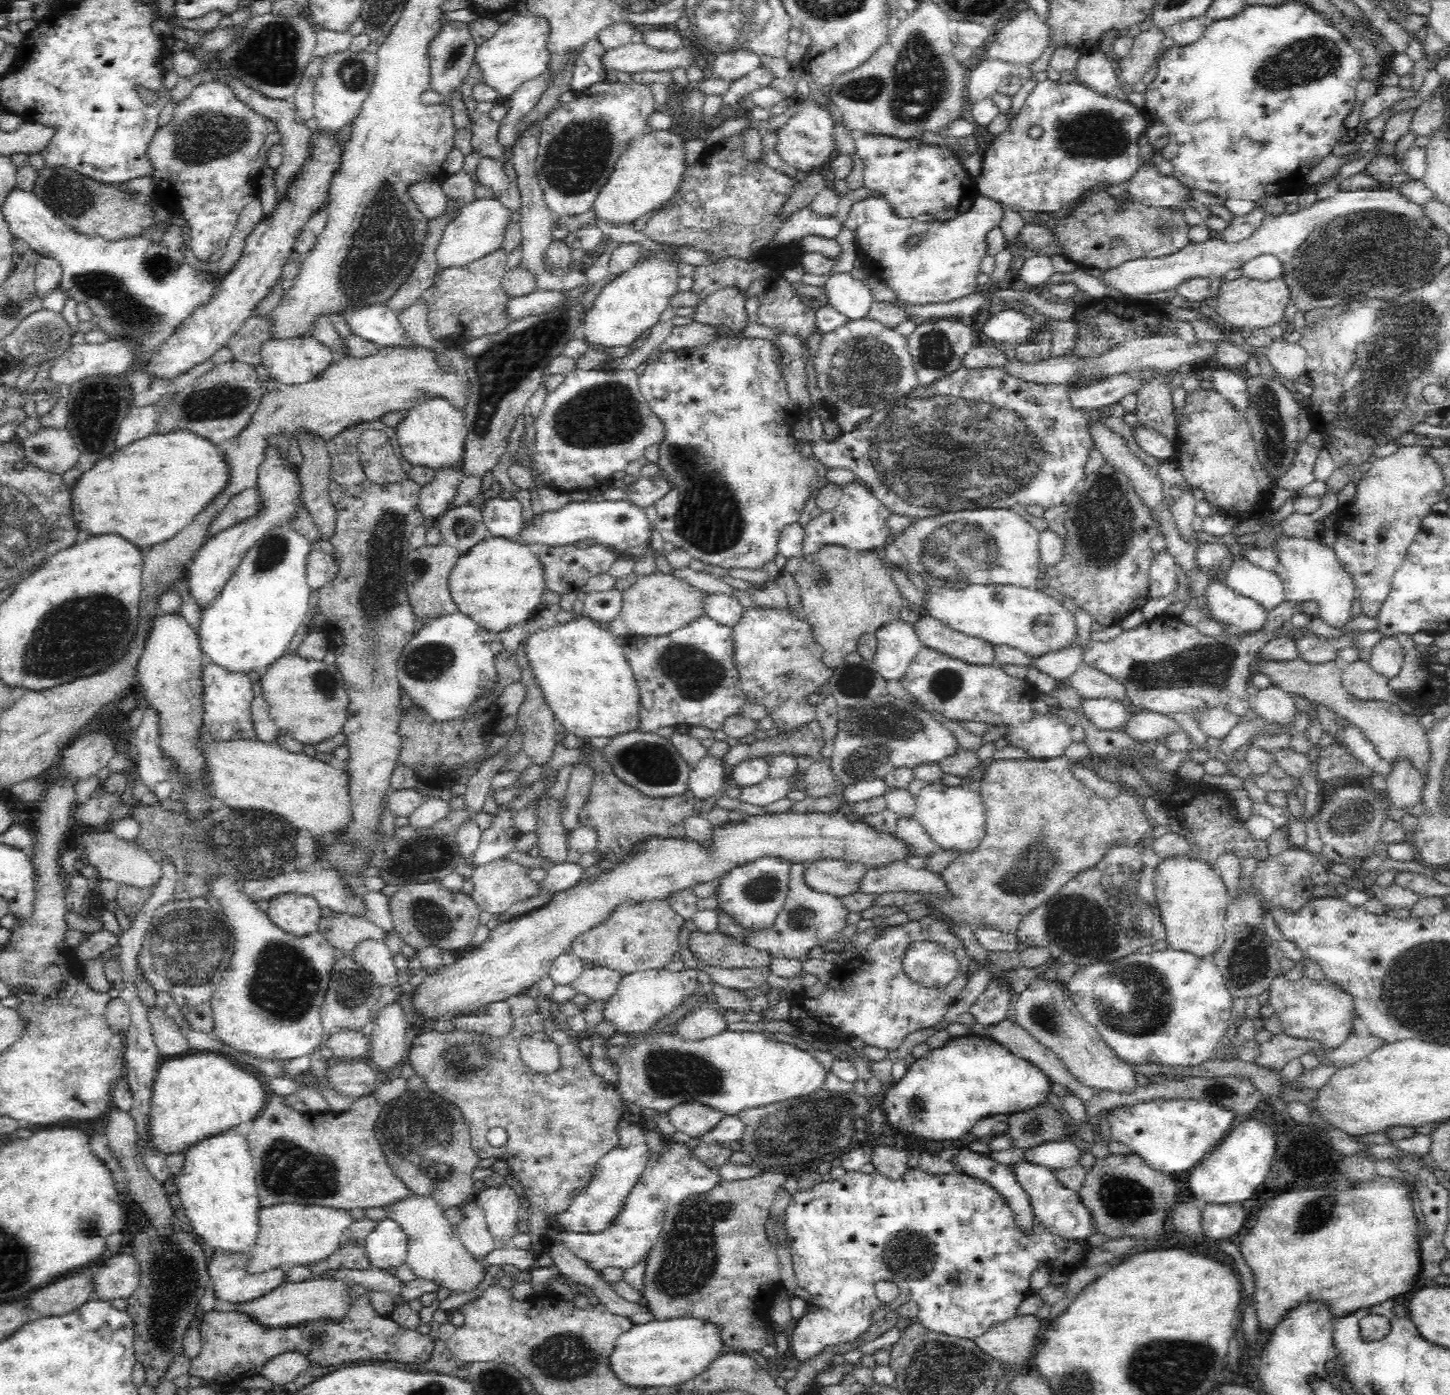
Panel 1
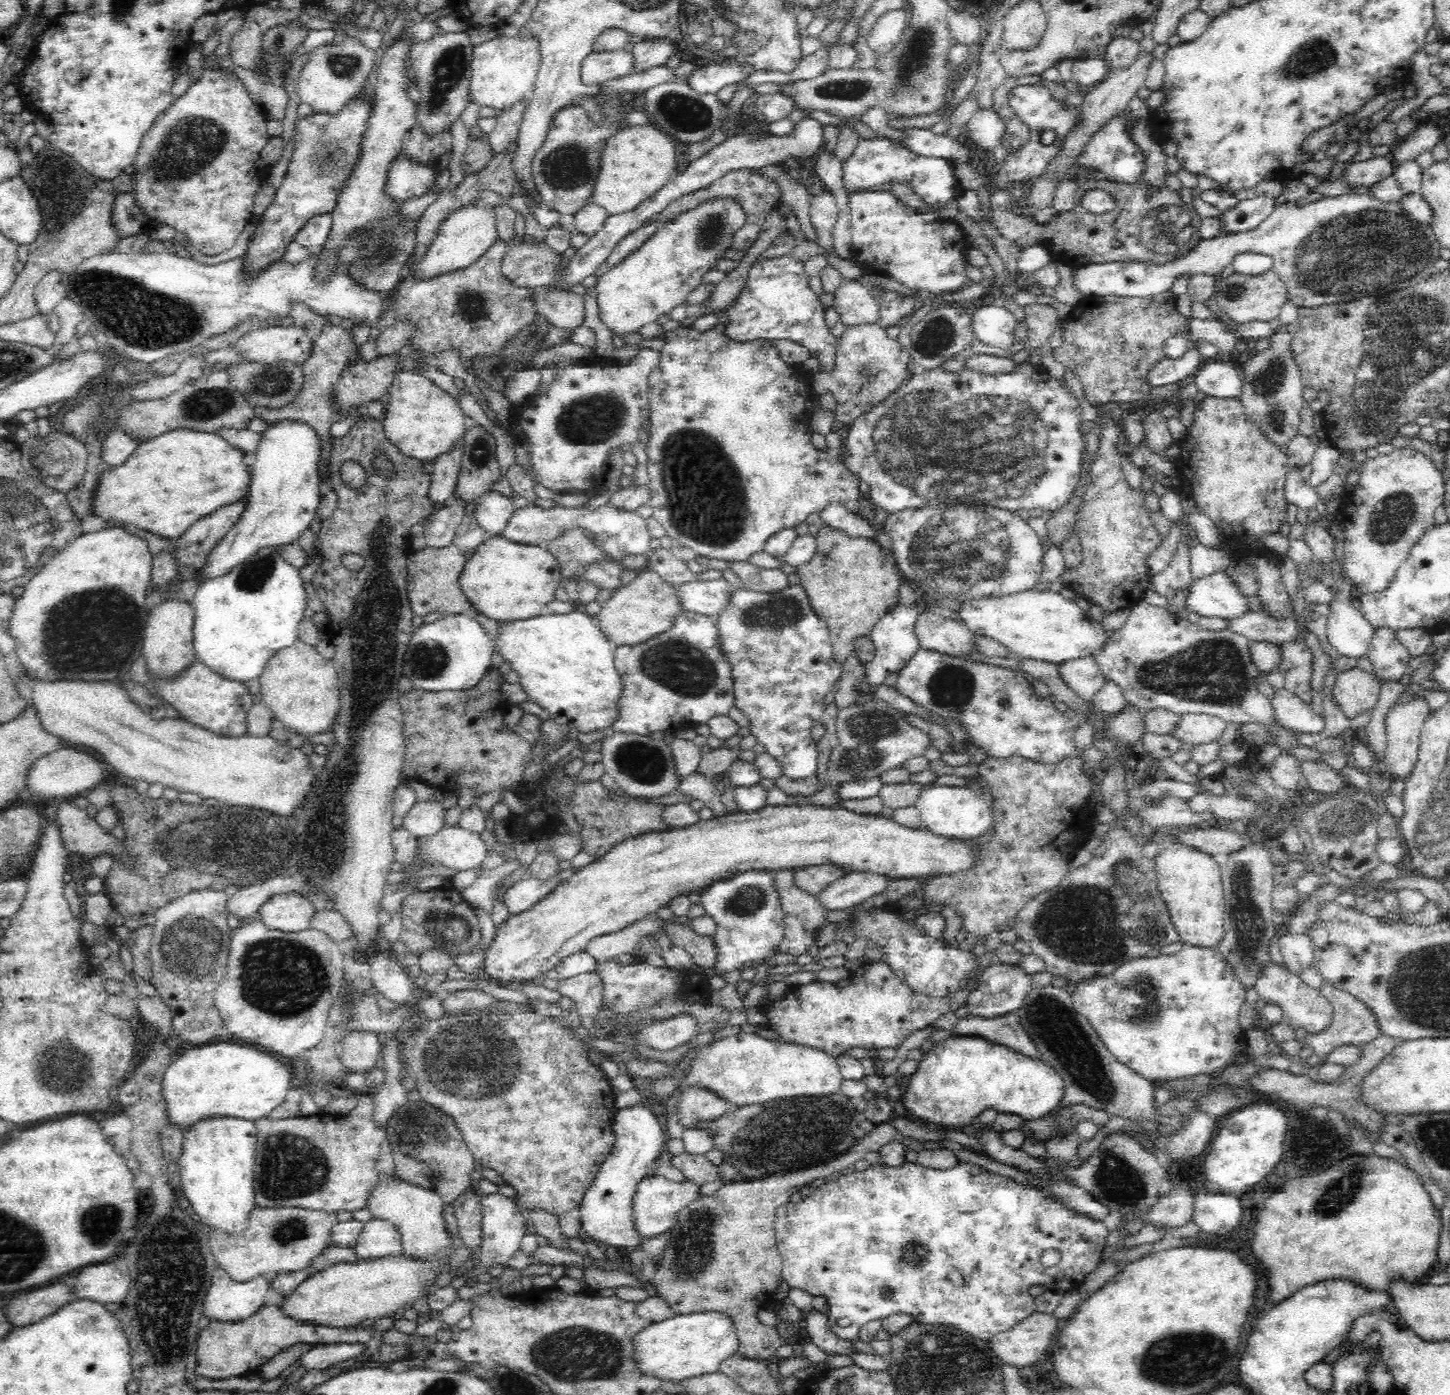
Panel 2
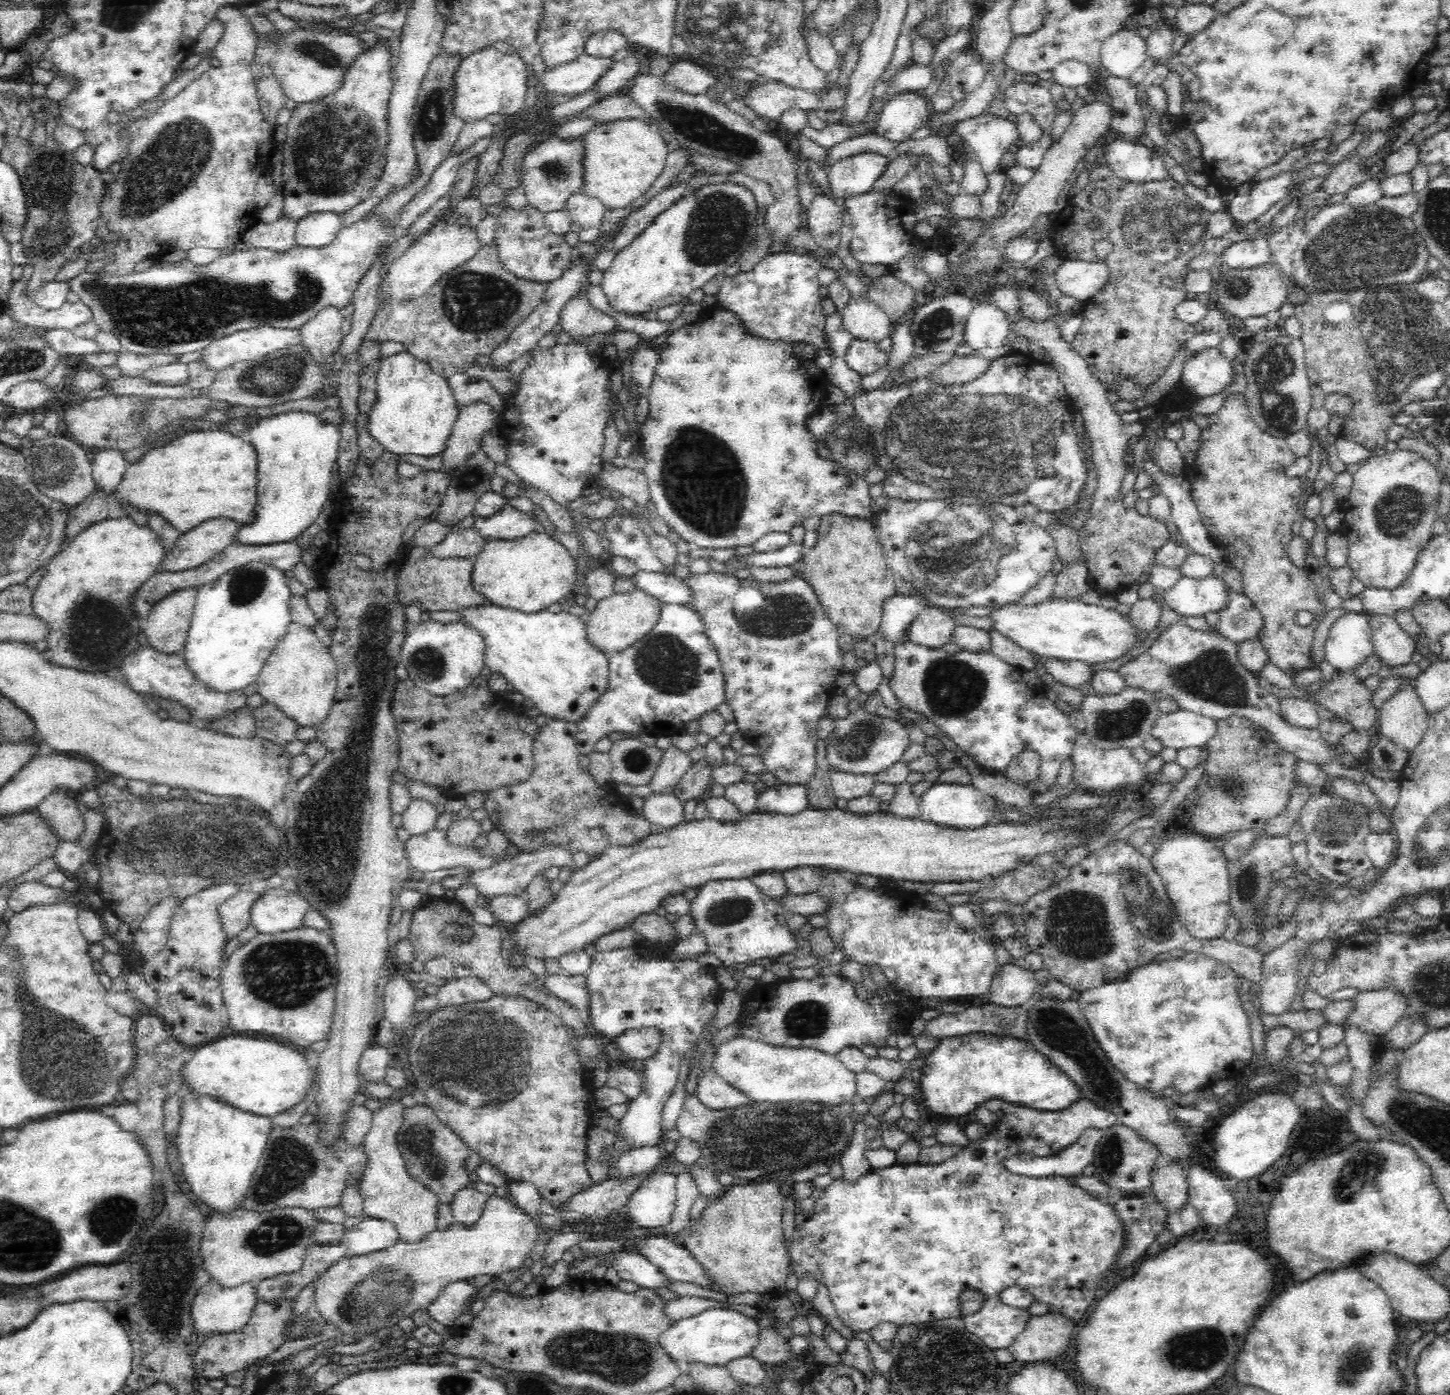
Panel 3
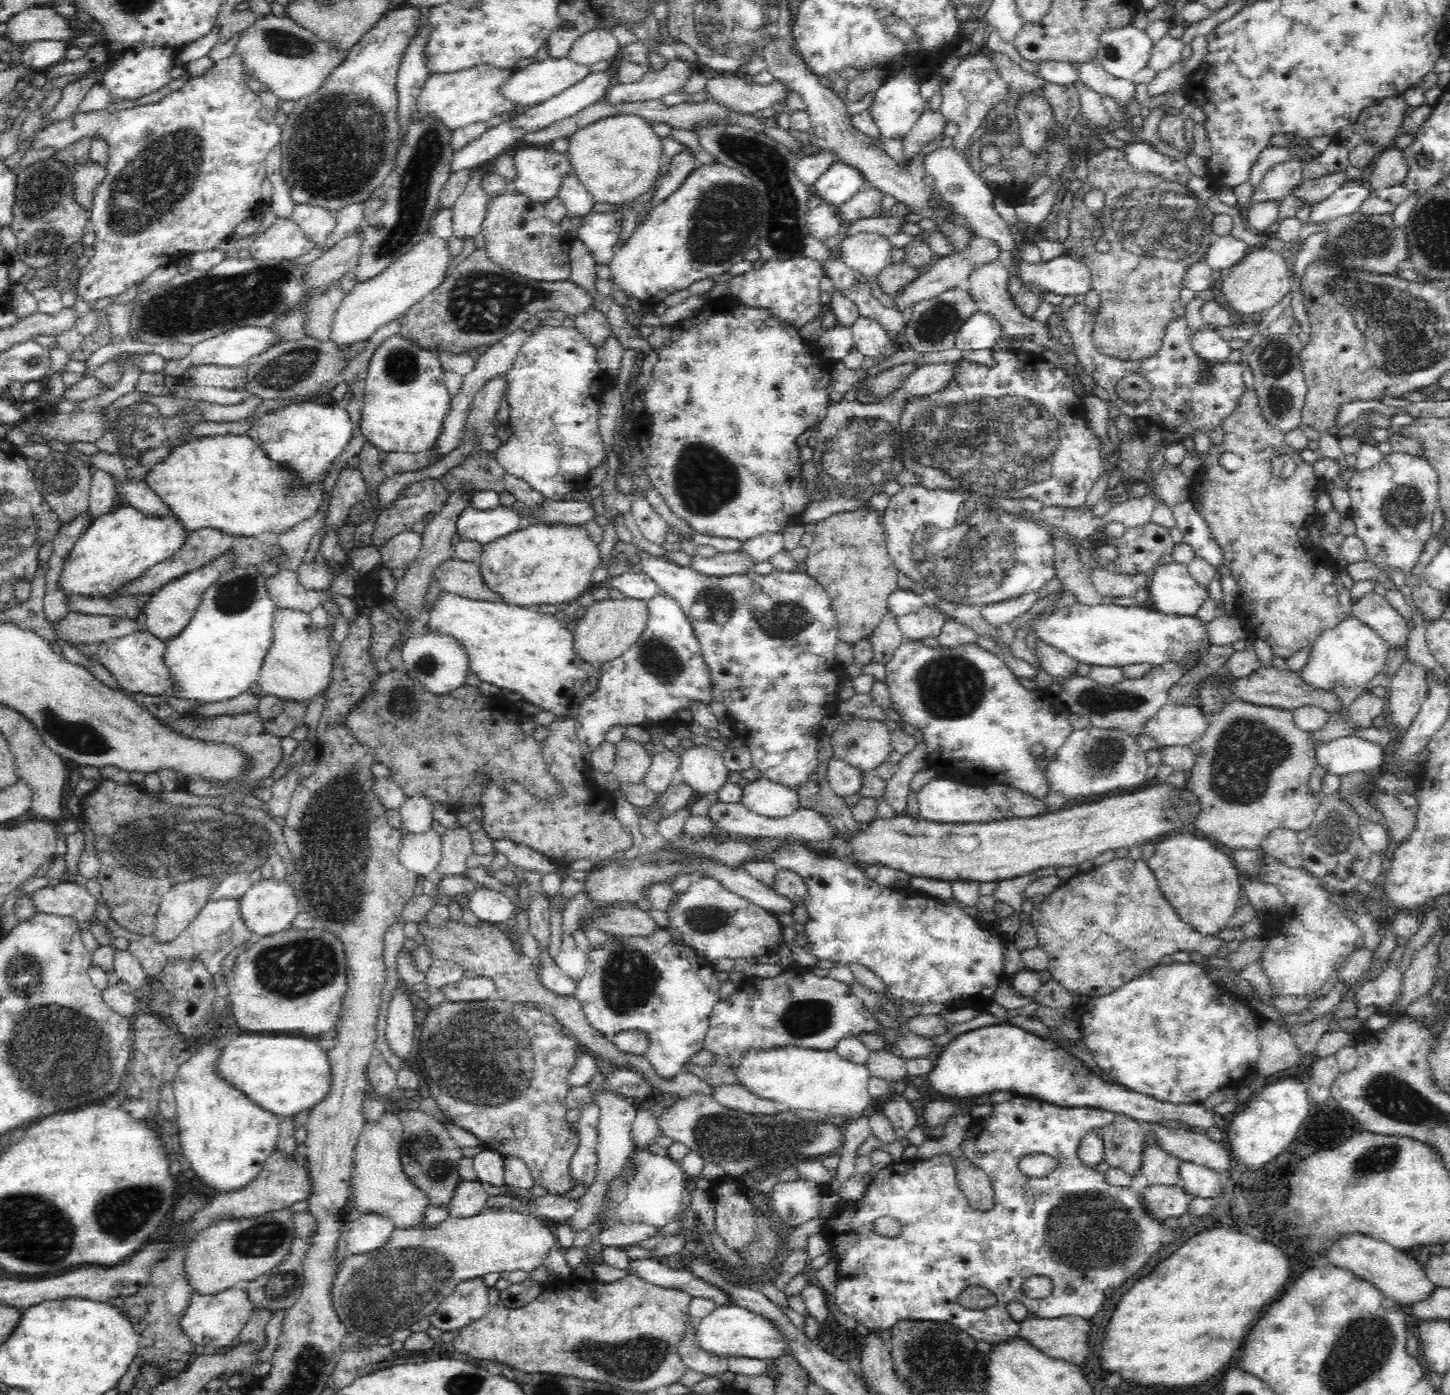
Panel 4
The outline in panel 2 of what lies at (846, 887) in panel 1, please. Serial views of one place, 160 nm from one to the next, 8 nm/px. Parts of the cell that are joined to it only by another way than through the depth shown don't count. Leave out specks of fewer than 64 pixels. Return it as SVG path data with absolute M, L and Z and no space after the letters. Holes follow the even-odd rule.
M828 863L794 869L794 884L811 895L818 895L846 873Z

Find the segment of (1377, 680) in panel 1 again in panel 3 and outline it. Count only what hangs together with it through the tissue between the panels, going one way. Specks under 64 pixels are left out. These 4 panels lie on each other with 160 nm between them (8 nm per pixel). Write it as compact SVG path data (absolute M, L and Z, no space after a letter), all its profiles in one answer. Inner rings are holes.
M1353 671L1336 672L1330 682L1325 686L1320 686L1320 690L1315 692L1316 701L1333 715L1342 718L1342 720L1348 720L1356 730L1375 730L1379 711L1373 704L1374 692L1364 682Z

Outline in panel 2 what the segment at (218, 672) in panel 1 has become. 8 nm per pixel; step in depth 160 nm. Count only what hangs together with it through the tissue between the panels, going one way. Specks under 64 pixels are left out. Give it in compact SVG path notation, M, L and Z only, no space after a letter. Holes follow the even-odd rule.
M196 660L192 666L174 681L152 681L154 688L166 703L172 705L181 717L196 726L204 727L214 735L222 737L242 737L247 735L248 710L253 706L253 696L244 683L223 678L222 675L213 672L206 664Z

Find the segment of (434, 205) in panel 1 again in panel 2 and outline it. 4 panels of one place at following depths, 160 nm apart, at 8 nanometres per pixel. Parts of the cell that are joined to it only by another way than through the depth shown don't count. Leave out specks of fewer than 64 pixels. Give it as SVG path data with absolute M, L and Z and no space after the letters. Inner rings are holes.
M400 156L400 160L394 160L388 170L387 192L398 203L408 203L432 195L436 177L437 172L431 167L422 166Z

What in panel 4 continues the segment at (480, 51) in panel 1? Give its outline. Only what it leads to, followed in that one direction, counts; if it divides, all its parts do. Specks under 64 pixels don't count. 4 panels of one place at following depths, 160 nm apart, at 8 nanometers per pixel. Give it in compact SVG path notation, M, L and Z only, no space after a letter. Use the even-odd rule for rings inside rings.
M478 63L445 73L431 73L418 98L418 110L412 114L412 118L428 113L442 119L446 126L454 130L473 122L487 122L492 116L504 116L504 112L519 108L514 99L502 95L502 84L509 82L514 73L515 70L510 67L498 67L490 63Z

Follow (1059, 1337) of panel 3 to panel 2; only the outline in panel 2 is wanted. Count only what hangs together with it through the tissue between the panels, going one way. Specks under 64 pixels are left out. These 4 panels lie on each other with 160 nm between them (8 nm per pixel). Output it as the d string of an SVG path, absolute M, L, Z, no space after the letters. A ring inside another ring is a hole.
M1035 1312L1010 1330L995 1334L988 1343L1003 1364L1024 1368L1036 1363L1052 1347L1057 1328L1053 1314Z

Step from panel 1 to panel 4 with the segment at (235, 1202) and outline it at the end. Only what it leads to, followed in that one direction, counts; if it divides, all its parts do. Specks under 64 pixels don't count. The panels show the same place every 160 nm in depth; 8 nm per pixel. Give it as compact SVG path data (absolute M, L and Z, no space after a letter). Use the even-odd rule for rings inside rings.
M222 1043L205 1044L186 1062L180 1065L174 1078L175 1101L177 1106L177 1124L180 1148L186 1160L190 1162L192 1172L198 1180L216 1194L238 1193L243 1190L262 1171L266 1158L276 1150L279 1131L279 1119L267 1110L262 1110L247 1100L241 1092L219 1080L213 1073L213 1062Z

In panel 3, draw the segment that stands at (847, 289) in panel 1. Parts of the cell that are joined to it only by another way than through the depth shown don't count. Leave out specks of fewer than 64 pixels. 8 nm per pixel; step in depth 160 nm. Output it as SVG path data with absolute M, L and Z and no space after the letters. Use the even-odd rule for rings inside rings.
M850 295L840 313L844 329L853 338L880 342L893 333L888 315L868 296Z

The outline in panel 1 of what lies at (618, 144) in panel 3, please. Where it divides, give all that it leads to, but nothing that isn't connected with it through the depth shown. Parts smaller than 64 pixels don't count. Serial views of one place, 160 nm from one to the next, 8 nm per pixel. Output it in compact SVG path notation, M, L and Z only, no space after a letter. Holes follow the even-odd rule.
M653 129L650 134L634 138L596 198L593 209L596 216L614 227L625 227L662 208L674 196L683 177L685 141L683 136L666 129Z

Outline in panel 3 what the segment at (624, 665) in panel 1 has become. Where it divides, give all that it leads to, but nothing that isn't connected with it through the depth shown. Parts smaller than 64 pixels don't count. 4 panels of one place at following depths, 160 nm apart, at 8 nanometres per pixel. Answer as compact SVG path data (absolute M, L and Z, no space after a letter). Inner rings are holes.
M490 604L466 608L460 612L460 616L460 621L470 623L484 637L486 667L490 668L492 673L503 676L507 683L515 687L516 692L524 696L525 701L540 709L542 715L578 724L586 719L591 709L609 690L609 654L602 651L594 641L590 641L585 624L586 618L564 611L553 613L548 609L524 614Z

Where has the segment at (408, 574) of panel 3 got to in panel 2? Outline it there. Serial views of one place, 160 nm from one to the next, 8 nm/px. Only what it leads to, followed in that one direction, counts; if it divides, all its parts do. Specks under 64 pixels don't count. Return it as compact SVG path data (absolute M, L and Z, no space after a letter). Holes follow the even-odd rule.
M456 545L442 548L425 547L409 553L407 564L407 593L414 616L438 612L442 616L471 611L458 586L458 577L468 557Z

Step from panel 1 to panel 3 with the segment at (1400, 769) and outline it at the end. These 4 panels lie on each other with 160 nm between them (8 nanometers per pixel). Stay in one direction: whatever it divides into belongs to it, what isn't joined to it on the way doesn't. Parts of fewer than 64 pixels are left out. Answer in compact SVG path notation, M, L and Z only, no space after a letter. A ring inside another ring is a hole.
M1405 687L1379 711L1375 732L1410 755L1422 741L1429 713L1414 687Z

